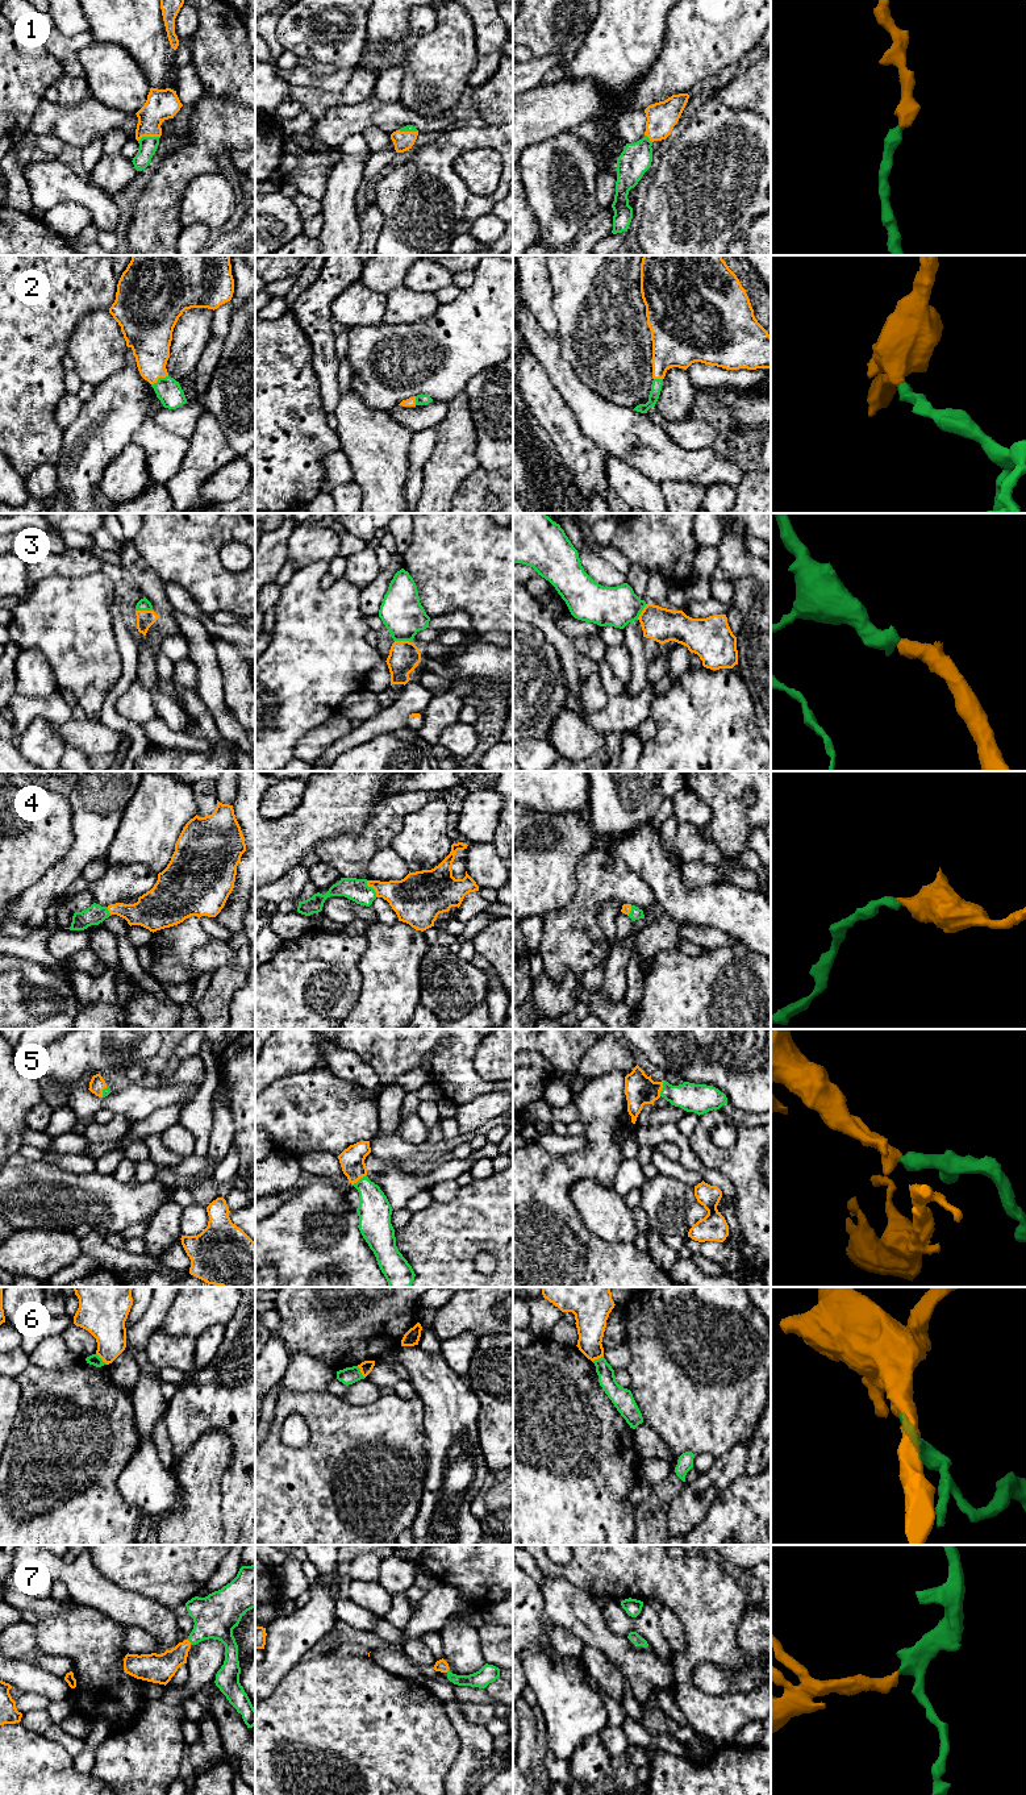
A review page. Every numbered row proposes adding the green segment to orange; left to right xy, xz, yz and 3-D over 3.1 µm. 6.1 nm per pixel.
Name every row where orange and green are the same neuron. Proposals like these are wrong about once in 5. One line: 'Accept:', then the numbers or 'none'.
Accept: 1, 2, 3, 4, 5, 7

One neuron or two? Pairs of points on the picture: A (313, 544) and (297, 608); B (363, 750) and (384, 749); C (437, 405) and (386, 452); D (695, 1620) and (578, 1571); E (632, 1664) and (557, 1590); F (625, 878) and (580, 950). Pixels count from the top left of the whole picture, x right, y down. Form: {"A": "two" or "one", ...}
{"A": "two", "B": "one", "C": "two", "D": "one", "E": "one", "F": "one"}

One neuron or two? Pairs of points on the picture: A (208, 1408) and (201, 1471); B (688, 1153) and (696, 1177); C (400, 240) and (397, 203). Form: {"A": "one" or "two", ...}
{"A": "two", "B": "two", "C": "one"}

